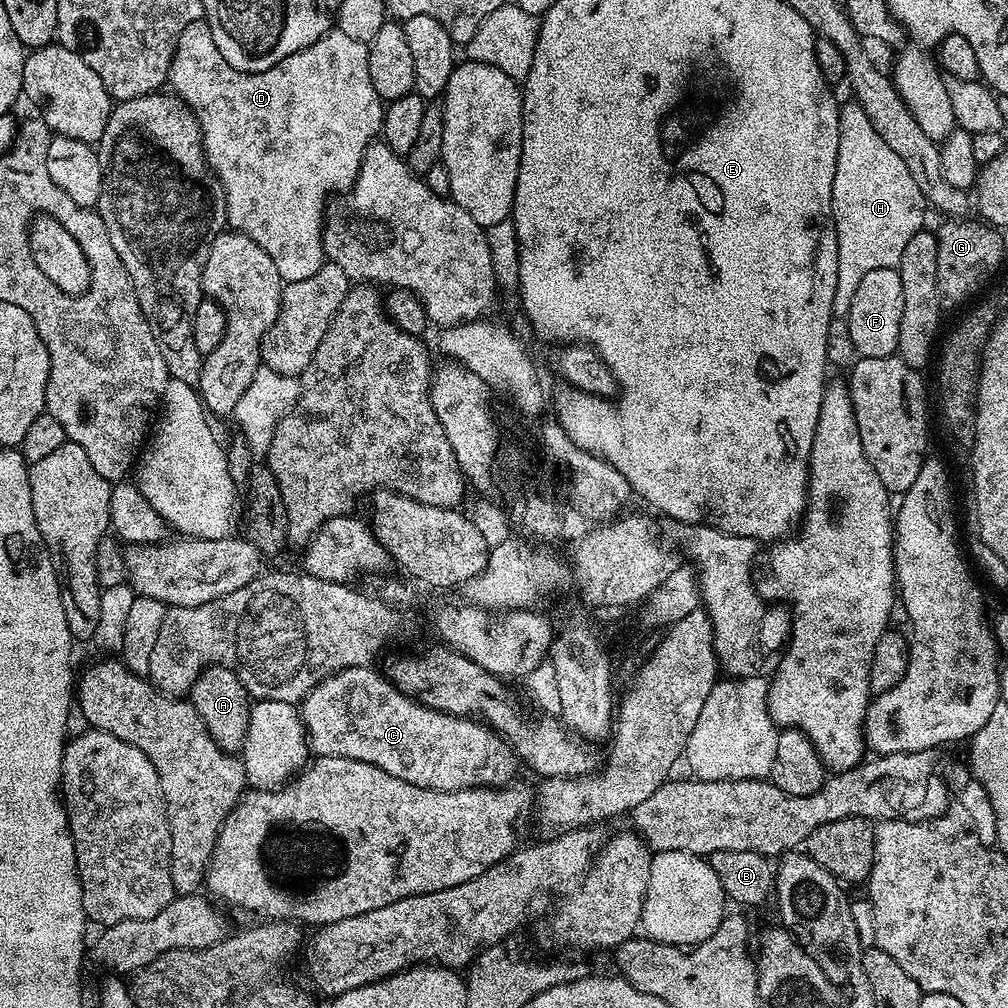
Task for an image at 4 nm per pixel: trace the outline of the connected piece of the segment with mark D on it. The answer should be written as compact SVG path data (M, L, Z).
M203 19L195 20L190 22L186 26L186 30L180 36L174 49L174 55L172 57L172 66L168 69L167 83L172 88L171 91L175 95L179 96L189 108L192 109L193 115L196 116L196 121L200 124L200 133L204 139L204 156L209 159L209 163L219 171L220 184L224 188L223 196L226 198L226 210L228 211L228 224L231 225L235 231L240 232L244 236L249 236L254 242L258 242L258 246L262 246L262 250L266 250L266 254L270 254L270 262L274 262L274 266L278 270L281 280L285 282L302 282L302 278L310 278L310 274L315 274L316 271L323 264L326 263L326 253L324 251L324 240L322 237L325 235L324 232L324 207L328 204L328 195L331 192L341 192L341 194L347 193L352 187L352 183L358 178L360 173L360 167L362 166L362 158L366 154L366 150L371 146L372 143L381 135L384 127L384 109L385 105L382 103L379 94L374 90L374 82L370 82L370 66L368 65L368 44L362 40L355 40L349 38L347 34L342 34L339 30L333 30L328 32L321 40L314 42L310 46L306 46L302 50L298 50L294 54L290 54L286 58L282 58L282 62L278 62L274 66L270 66L270 70L265 72L239 72L234 70L234 66L230 66L230 62L226 62L226 58L222 58L222 54L218 54L218 46L214 46L214 38L208 35L208 29Z

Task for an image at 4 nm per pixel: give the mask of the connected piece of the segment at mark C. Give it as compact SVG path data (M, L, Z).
M343 668L304 697L304 726L317 753L370 762L402 782L439 792L498 788L517 779L516 751L500 733L479 719L440 712L421 703L374 669Z

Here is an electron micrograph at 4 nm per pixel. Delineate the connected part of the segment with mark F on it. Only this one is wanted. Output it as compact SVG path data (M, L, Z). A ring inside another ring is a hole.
M894 268L870 270L870 274L858 282L854 298L850 298L847 317L850 326L850 342L860 358L886 358L897 355L898 329L902 326L902 278Z

